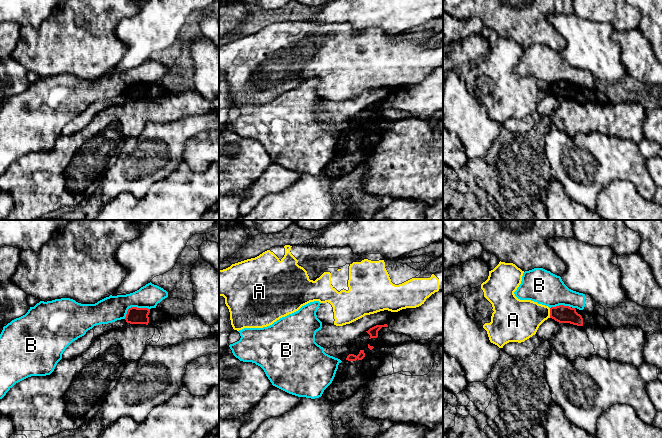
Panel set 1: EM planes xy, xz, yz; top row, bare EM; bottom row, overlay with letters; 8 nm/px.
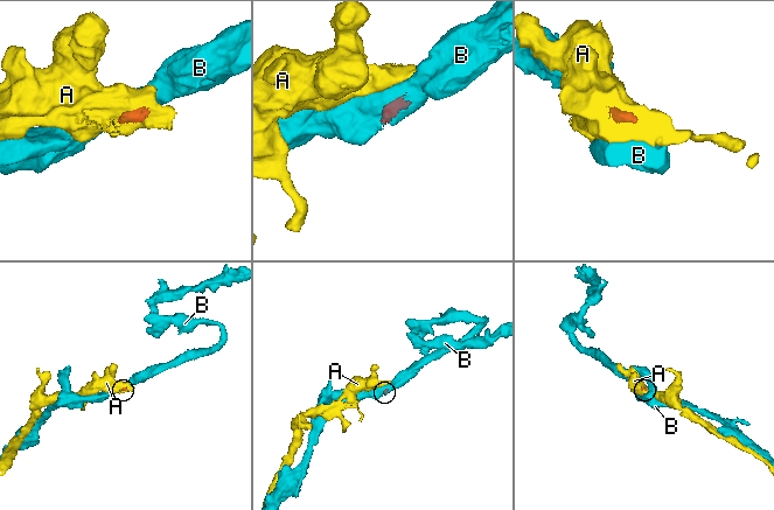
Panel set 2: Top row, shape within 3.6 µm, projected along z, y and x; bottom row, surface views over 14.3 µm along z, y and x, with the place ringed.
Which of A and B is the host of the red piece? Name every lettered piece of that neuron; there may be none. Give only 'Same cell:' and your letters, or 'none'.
Same cell: none

